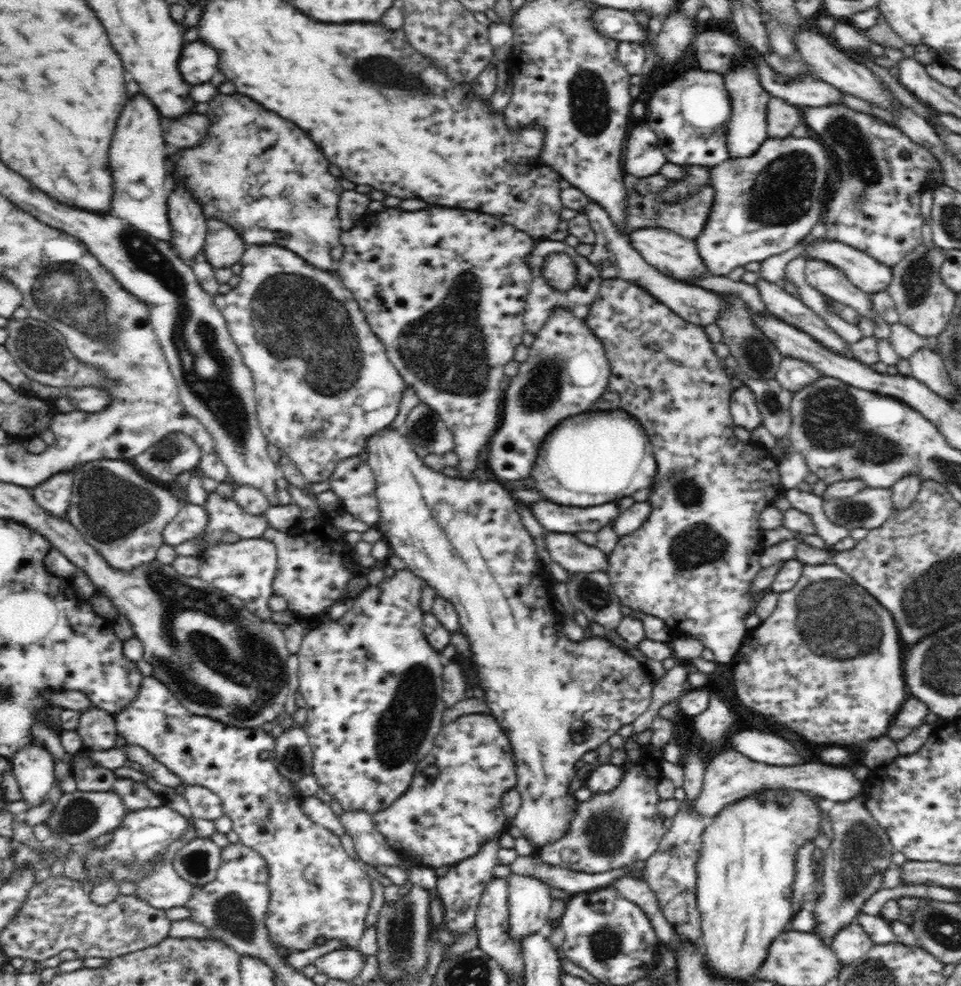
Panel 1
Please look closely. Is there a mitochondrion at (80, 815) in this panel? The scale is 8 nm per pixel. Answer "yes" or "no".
yes

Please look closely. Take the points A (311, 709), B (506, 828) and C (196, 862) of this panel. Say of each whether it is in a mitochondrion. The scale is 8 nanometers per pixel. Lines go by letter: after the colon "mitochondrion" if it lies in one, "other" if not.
A: other
B: other
C: mitochondrion

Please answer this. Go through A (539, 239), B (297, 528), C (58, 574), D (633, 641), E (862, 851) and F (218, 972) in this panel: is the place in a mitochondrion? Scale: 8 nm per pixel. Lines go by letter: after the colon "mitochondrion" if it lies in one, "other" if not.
A: other
B: other
C: other
D: other
E: mitochondrion
F: other

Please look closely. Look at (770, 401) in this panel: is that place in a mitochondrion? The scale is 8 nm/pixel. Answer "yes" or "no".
yes

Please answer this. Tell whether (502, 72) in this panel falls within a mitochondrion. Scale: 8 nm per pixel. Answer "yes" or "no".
no

